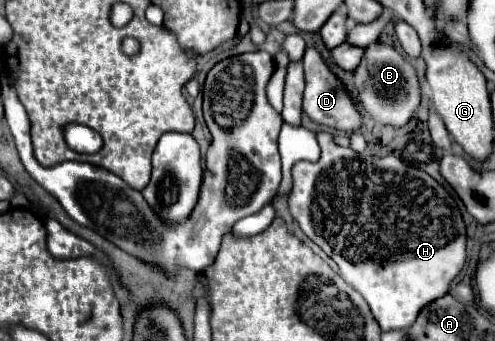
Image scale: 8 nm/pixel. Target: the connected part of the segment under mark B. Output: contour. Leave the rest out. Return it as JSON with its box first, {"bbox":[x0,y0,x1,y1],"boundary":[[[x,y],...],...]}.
{"bbox":[353,42,421,126],"boundary":[[[381,42],[365,48],[365,58],[355,70],[353,96],[357,98],[359,106],[367,116],[371,116],[379,124],[391,124],[391,126],[407,124],[421,102],[419,80],[413,66],[399,52]]]}

